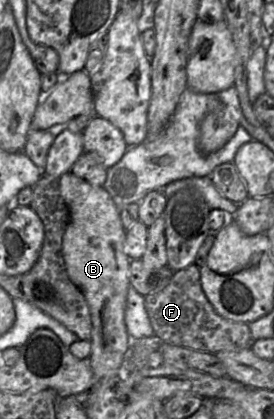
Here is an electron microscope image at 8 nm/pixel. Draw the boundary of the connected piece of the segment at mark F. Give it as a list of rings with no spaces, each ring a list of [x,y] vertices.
[[[192,264],[176,271],[170,283],[161,291],[147,294],[145,306],[149,315],[154,335],[166,343],[216,354],[222,350],[251,348],[253,342],[248,323],[234,322],[221,317],[207,299],[201,285],[200,267]]]

